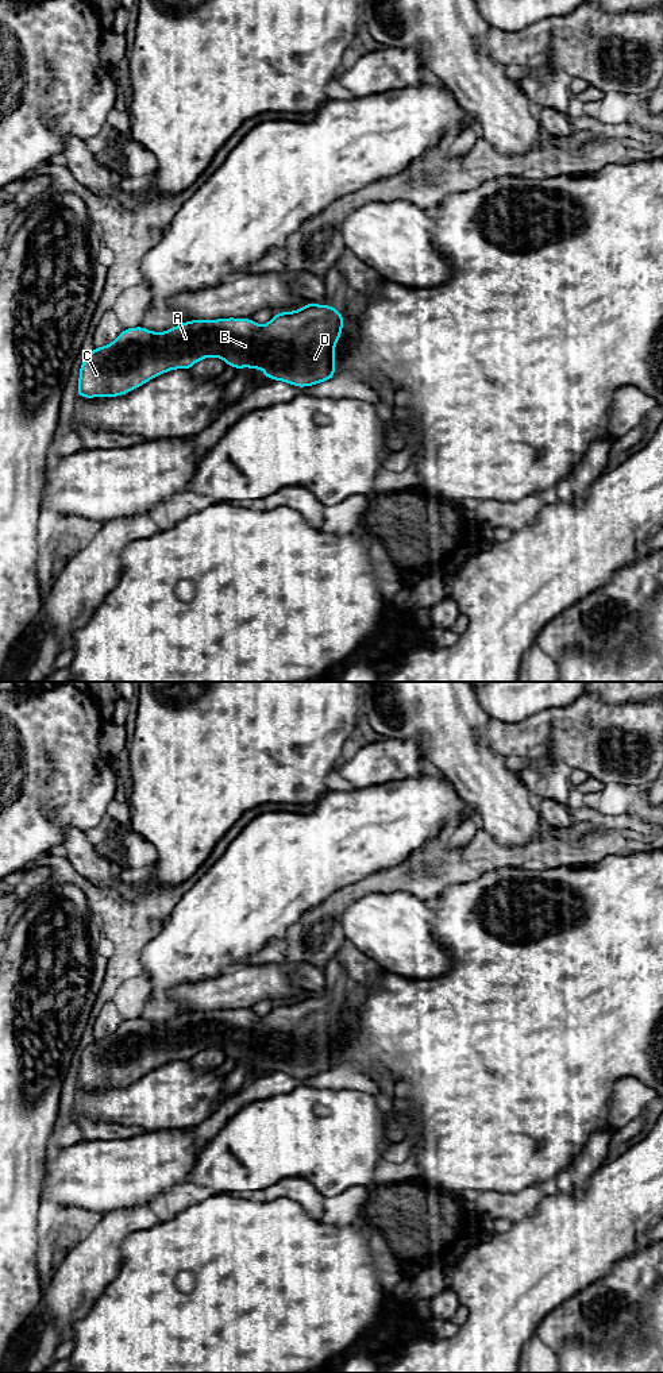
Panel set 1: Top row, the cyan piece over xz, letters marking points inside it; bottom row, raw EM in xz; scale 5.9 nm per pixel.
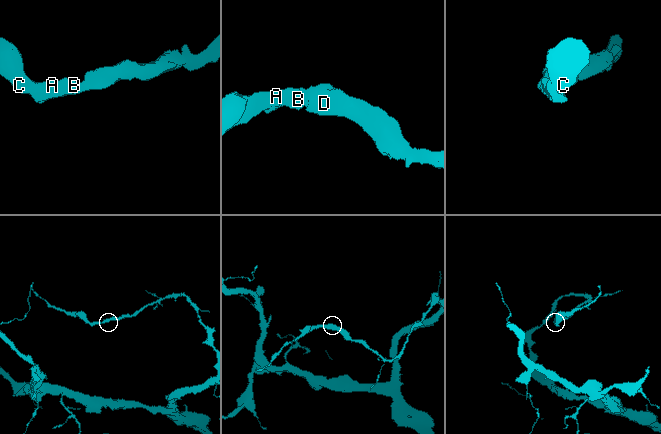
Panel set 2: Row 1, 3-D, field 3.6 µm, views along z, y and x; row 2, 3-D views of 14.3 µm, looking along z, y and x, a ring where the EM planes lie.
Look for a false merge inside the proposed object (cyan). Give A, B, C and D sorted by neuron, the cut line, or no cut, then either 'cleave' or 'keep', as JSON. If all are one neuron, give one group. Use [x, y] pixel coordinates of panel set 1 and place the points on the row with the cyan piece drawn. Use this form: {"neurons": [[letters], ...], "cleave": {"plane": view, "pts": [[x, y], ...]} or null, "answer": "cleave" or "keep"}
{"neurons": [["A", "B", "C", "D"]], "cleave": null, "answer": "keep"}

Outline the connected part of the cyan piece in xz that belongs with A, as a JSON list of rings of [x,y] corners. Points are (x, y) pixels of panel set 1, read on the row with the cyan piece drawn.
[[[308,302],[294,312],[275,313],[265,325],[259,325],[251,319],[228,317],[217,320],[190,320],[165,332],[151,332],[140,325],[127,328],[105,347],[95,347],[82,360],[77,396],[85,398],[123,396],[169,370],[189,370],[198,360],[212,356],[223,359],[226,365],[236,370],[240,367],[253,367],[259,371],[265,367],[263,377],[284,381],[297,387],[317,385],[338,375],[334,371],[335,344],[342,335],[343,320],[343,315],[331,305]]]

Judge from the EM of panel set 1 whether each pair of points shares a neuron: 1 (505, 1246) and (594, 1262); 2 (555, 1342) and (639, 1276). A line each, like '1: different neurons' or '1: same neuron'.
1: same neuron
2: same neuron

